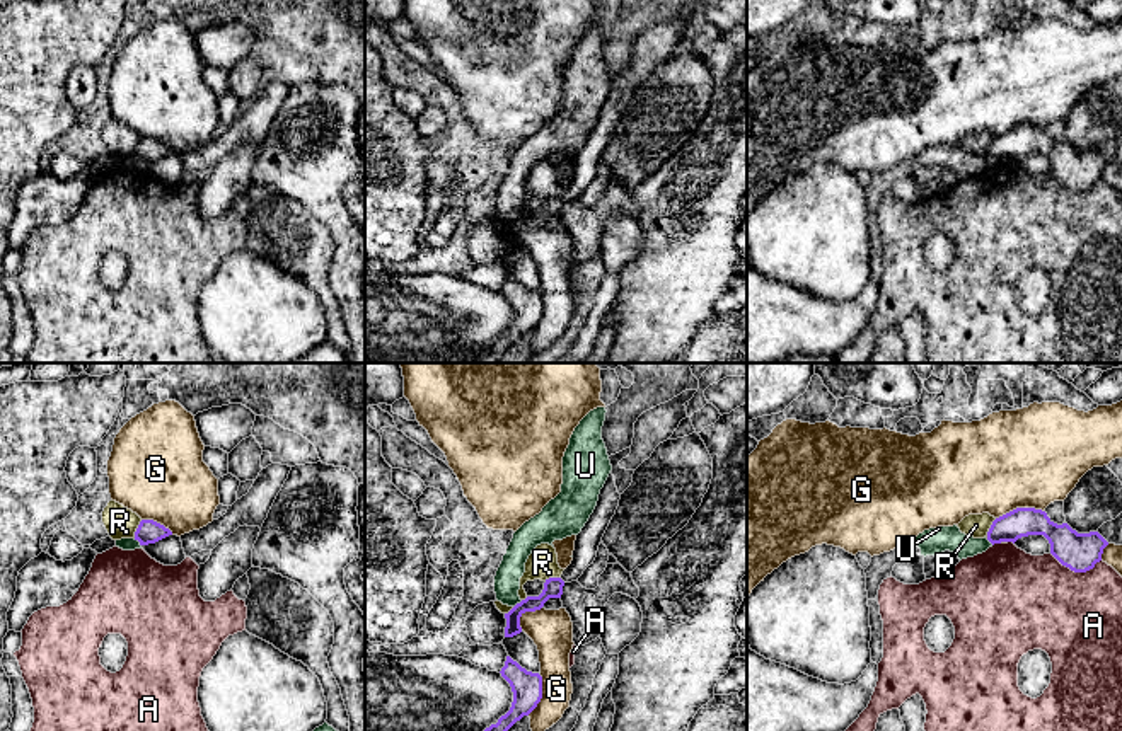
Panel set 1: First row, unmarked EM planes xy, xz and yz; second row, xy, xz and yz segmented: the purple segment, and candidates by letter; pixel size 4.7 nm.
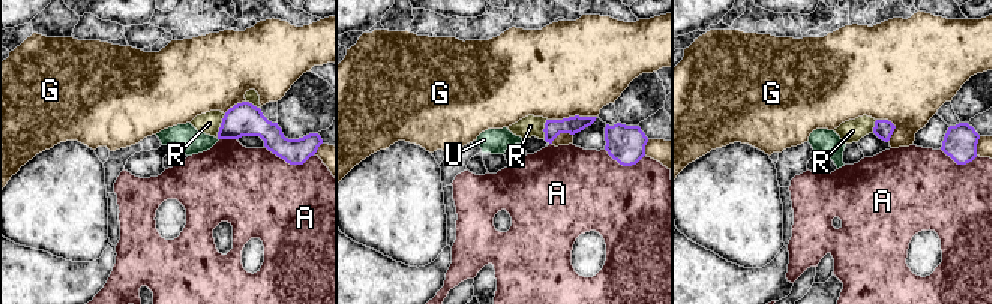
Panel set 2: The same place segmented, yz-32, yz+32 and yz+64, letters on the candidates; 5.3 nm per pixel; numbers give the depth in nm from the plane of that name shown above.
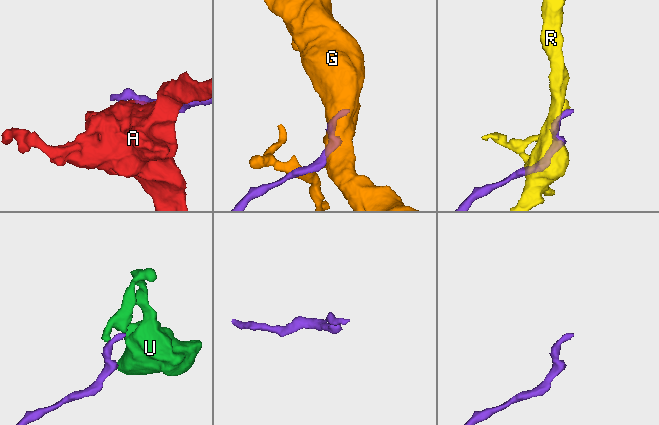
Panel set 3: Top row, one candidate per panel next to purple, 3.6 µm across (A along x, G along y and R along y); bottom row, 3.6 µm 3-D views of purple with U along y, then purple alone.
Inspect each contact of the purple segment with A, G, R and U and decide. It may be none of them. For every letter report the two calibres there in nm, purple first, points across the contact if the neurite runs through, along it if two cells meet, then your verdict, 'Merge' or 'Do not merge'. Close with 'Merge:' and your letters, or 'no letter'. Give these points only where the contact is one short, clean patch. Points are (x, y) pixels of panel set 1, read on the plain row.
A: Thickness 180 nm (purple) against 440 nm. Do not merge
G: Thickness 140 nm (purple) against 480 nm. Do not merge
R: Thickness 140 nm (purple) against 110 nm. Do not merge
U: Thickness 110 nm (purple) against 60 nm. Boundary: xy (133, 157), (140, 164). Do not merge
Merge: no letter

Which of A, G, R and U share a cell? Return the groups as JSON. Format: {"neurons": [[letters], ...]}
{"neurons": [["A"], ["G"], ["R"], ["U"]]}

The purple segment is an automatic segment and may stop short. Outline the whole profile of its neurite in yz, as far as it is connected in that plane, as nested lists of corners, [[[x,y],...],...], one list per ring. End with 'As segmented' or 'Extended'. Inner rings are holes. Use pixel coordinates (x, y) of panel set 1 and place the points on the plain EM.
[[[1016,126],[996,136],[987,150],[994,162],[1016,160],[1021,155],[1044,153],[1050,162],[1050,172],[1074,191],[1086,191],[1102,179],[1108,160],[1098,152],[1078,152],[1067,141],[1054,141],[1045,130]]]. As segmented

